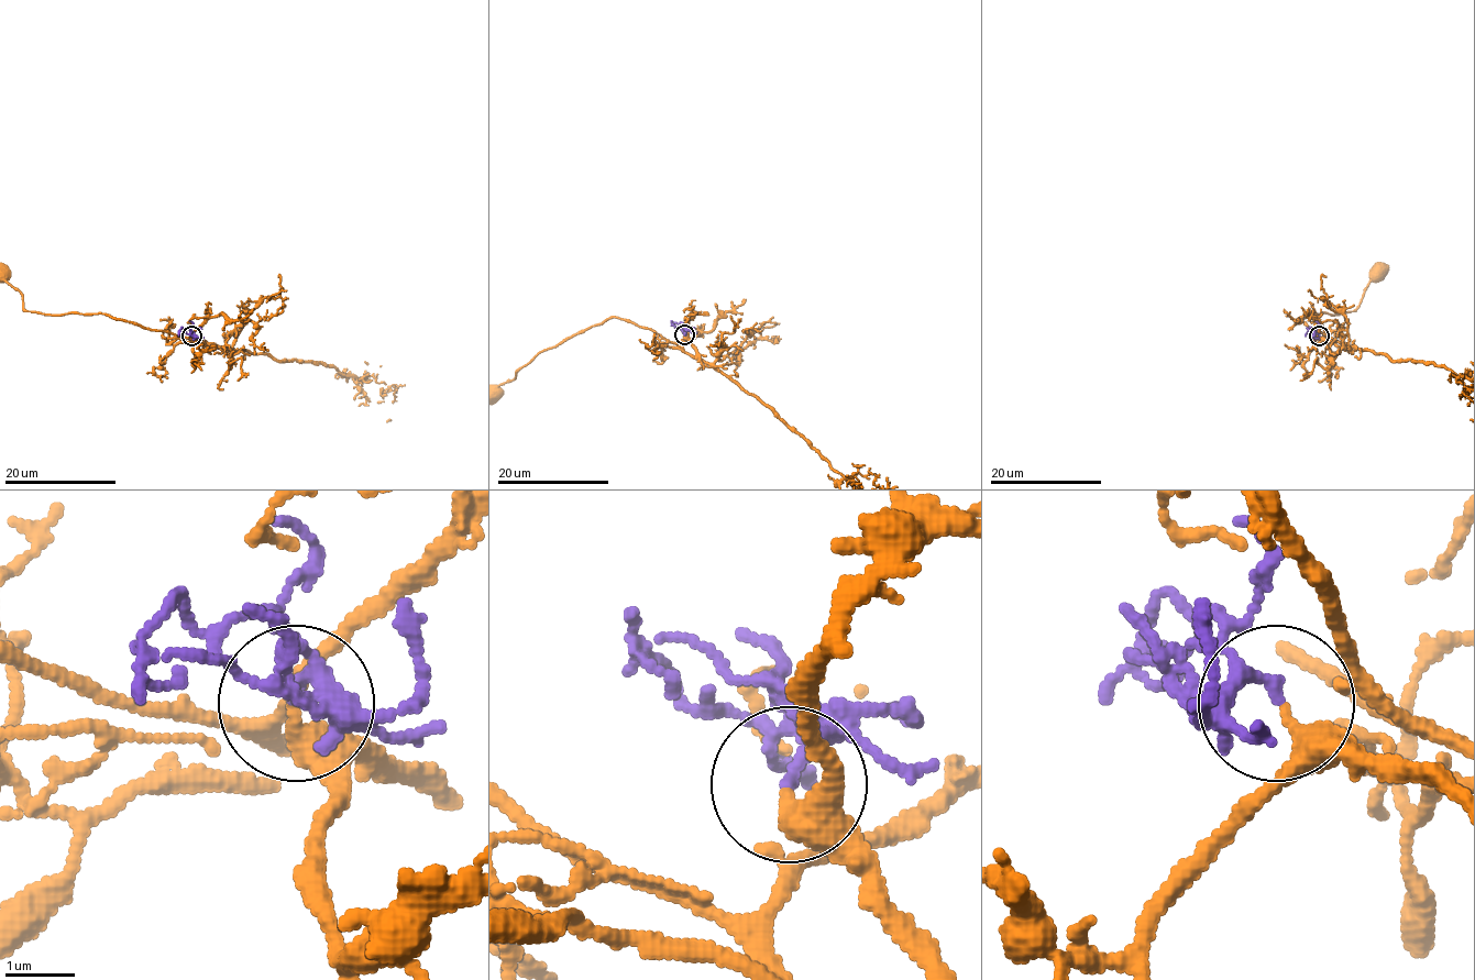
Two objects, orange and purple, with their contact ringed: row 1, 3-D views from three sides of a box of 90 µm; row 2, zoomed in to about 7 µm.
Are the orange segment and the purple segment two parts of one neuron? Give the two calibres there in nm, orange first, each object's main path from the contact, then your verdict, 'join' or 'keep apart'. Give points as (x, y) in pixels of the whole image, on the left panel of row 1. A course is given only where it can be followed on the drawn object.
220/160 nm | orange via (191, 336), (202, 347), (185, 337), (149, 330), (103, 312), (28, 311), (22, 295), (0, 271) | purple via (191, 336), (191, 331), (177, 336) | join

